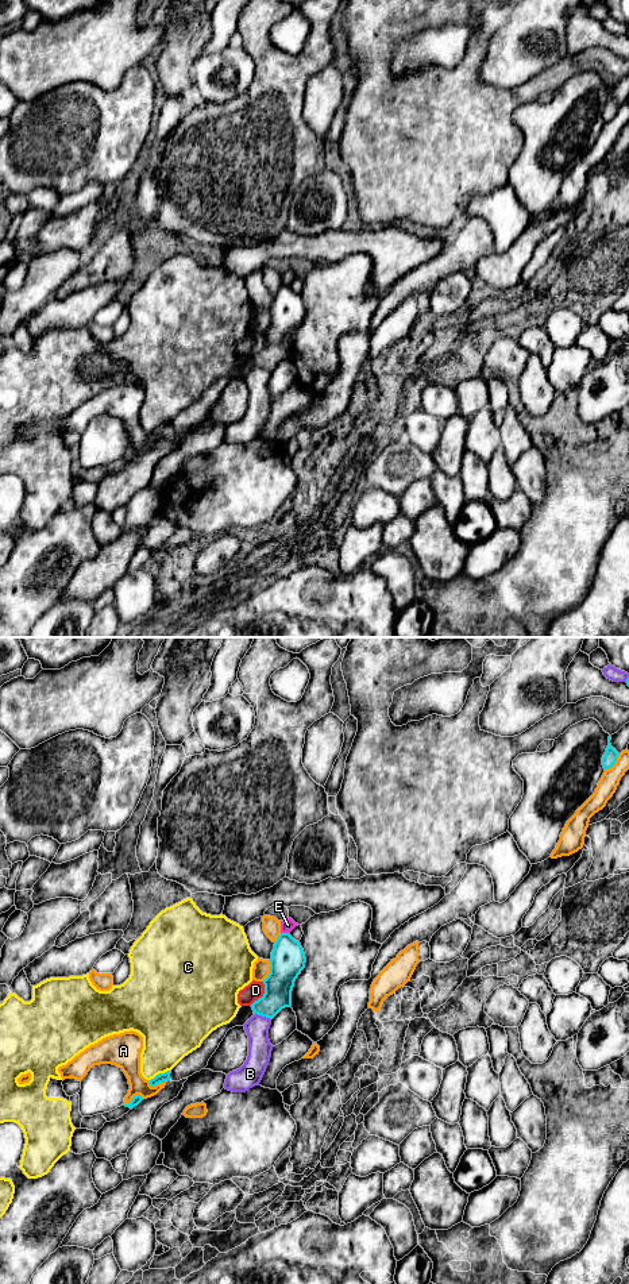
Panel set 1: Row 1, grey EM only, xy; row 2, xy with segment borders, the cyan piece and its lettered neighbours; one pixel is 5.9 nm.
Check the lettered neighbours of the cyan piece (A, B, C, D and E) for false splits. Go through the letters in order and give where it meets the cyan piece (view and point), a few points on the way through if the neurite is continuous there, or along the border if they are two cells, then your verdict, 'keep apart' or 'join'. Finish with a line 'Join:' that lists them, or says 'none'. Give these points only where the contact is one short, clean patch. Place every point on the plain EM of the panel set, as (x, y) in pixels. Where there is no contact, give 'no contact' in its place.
A: contact xy (157, 435); keep apart
B: contact xy (262, 367); keep apart
C: contact xy (159, 425); keep apart
D: contact xy (263, 347); keep apart
E: contact xy (285, 285); border xy (281, 284), (288, 285); keep apart
Join: none

